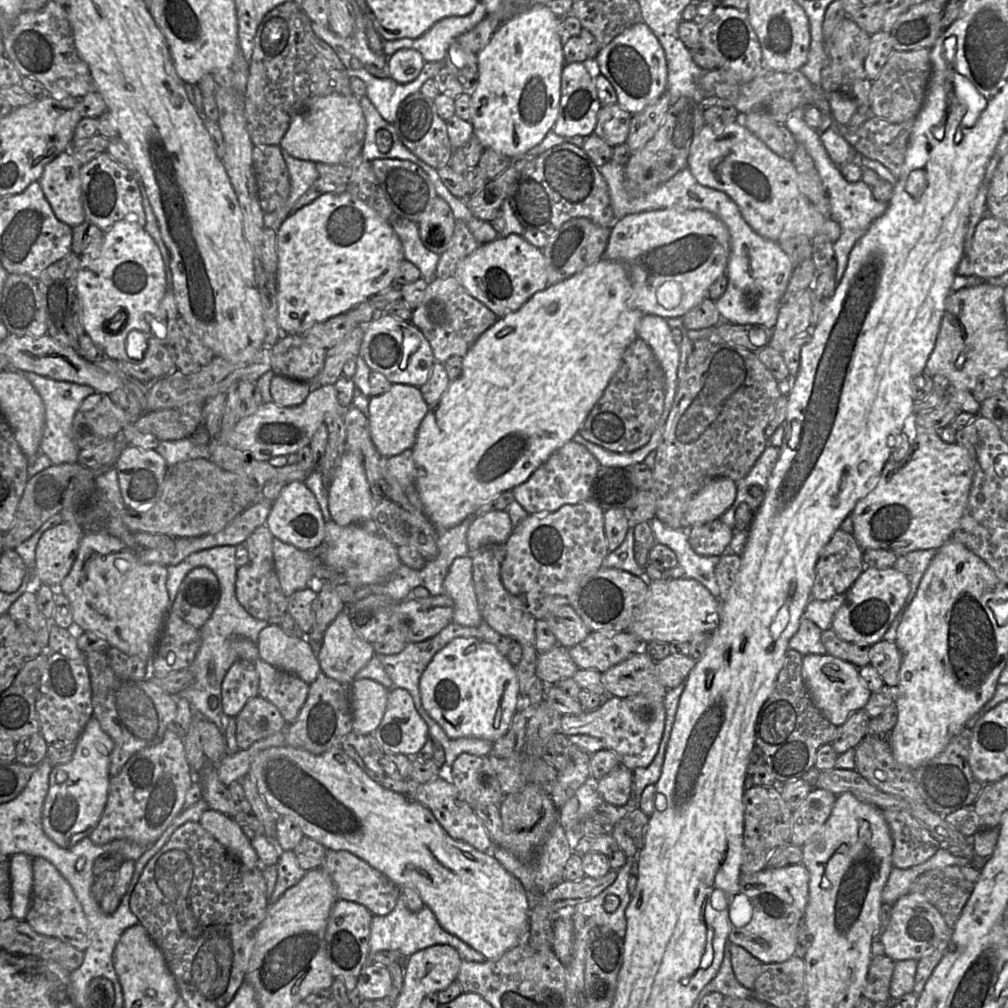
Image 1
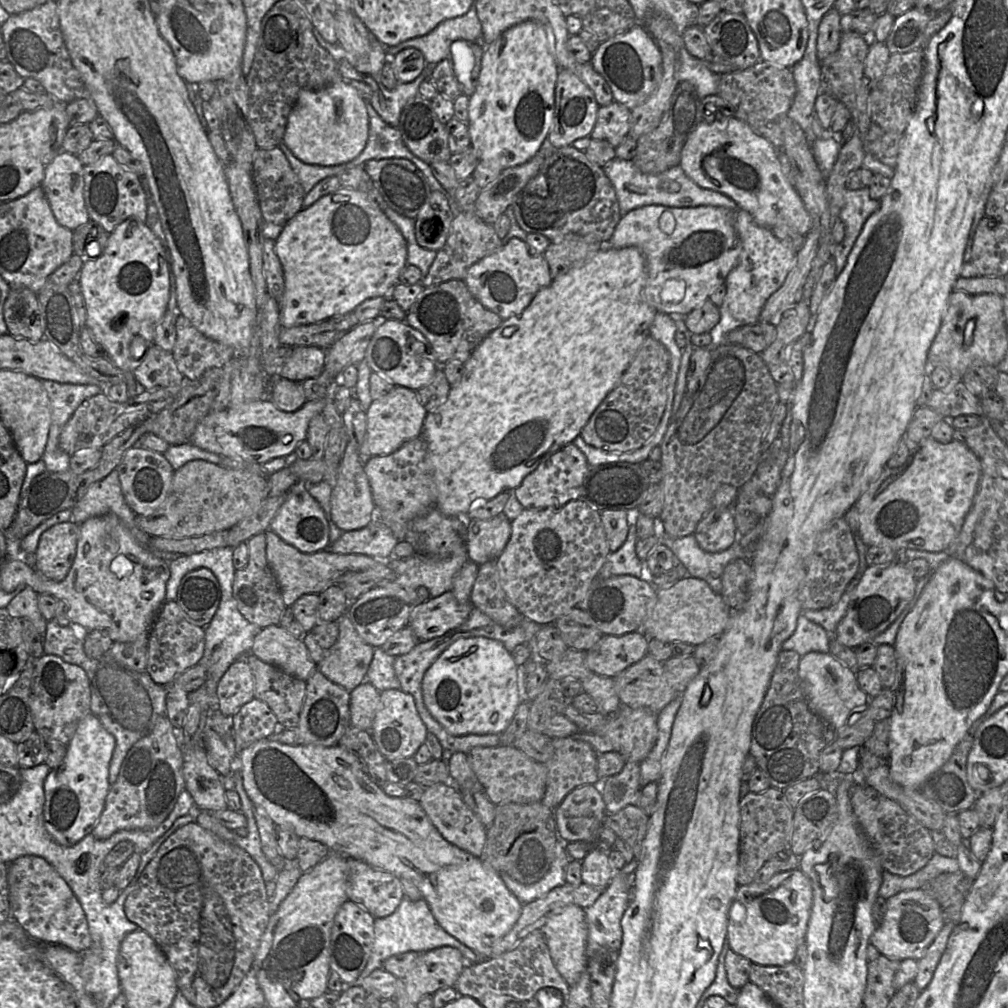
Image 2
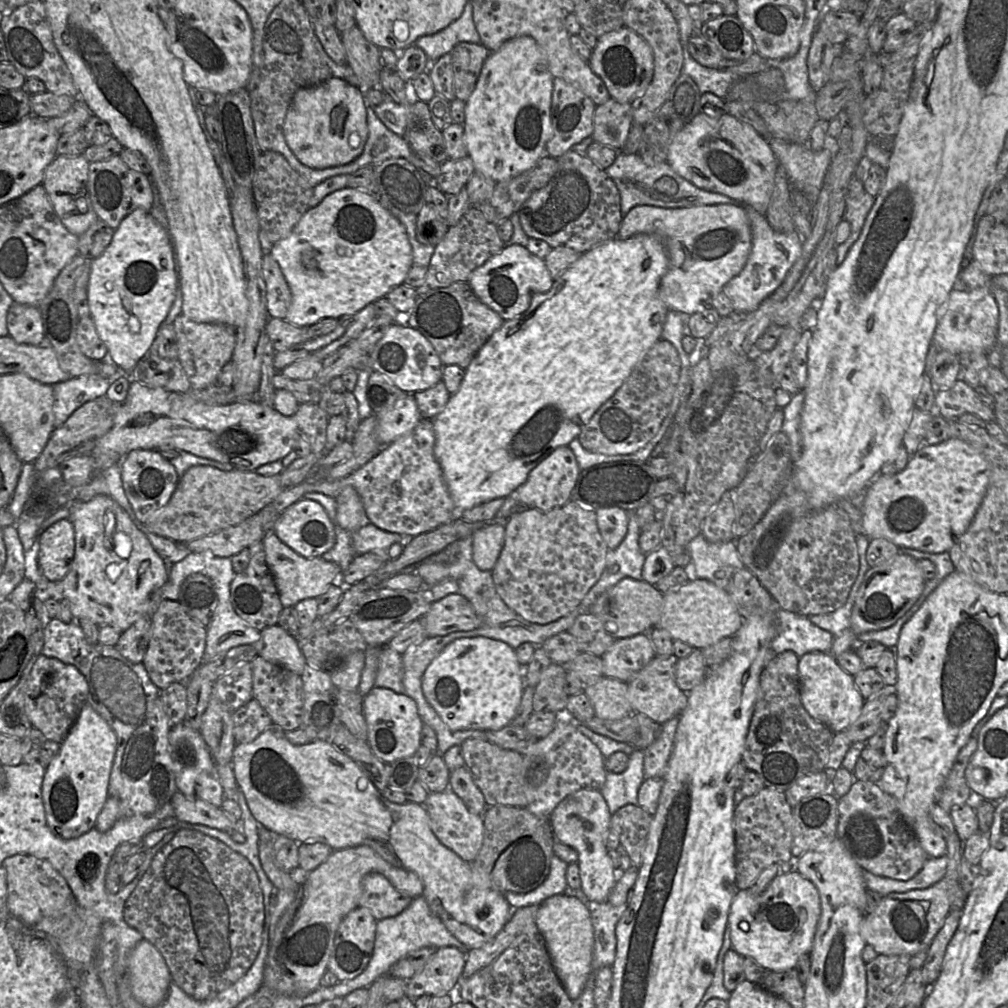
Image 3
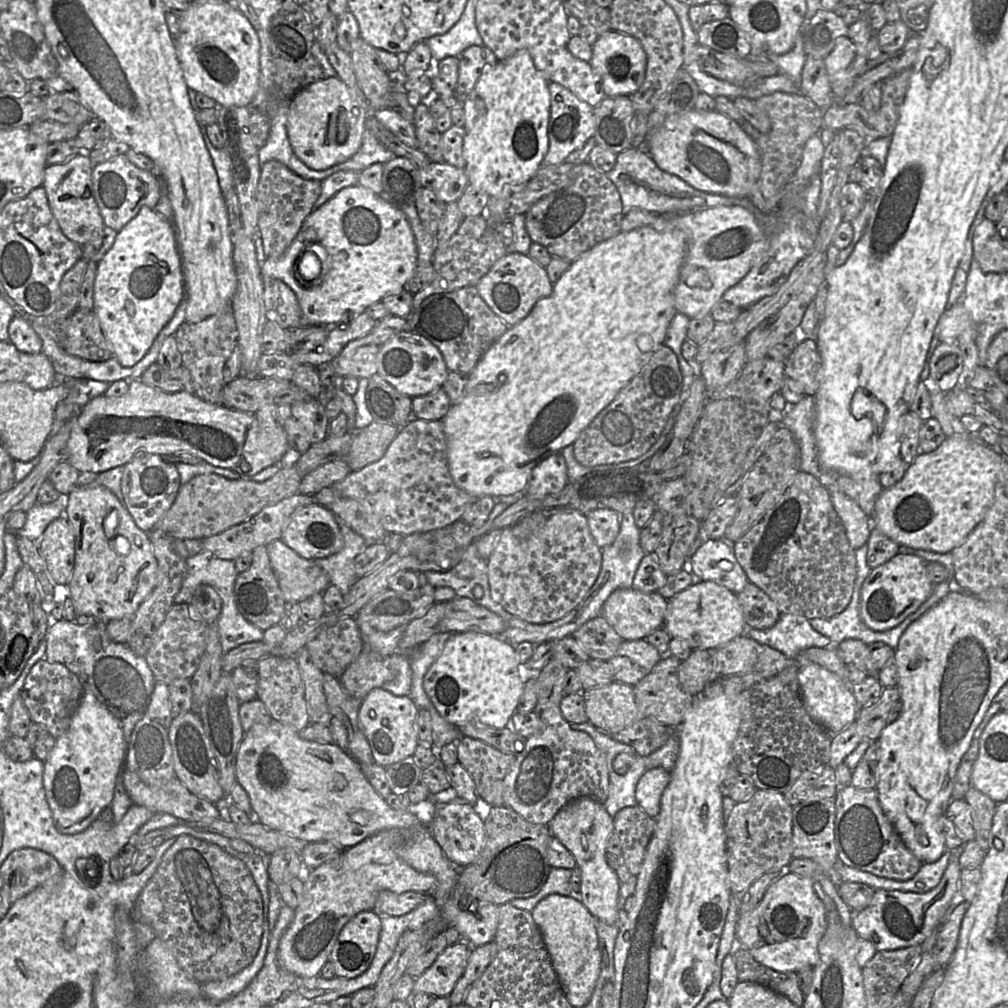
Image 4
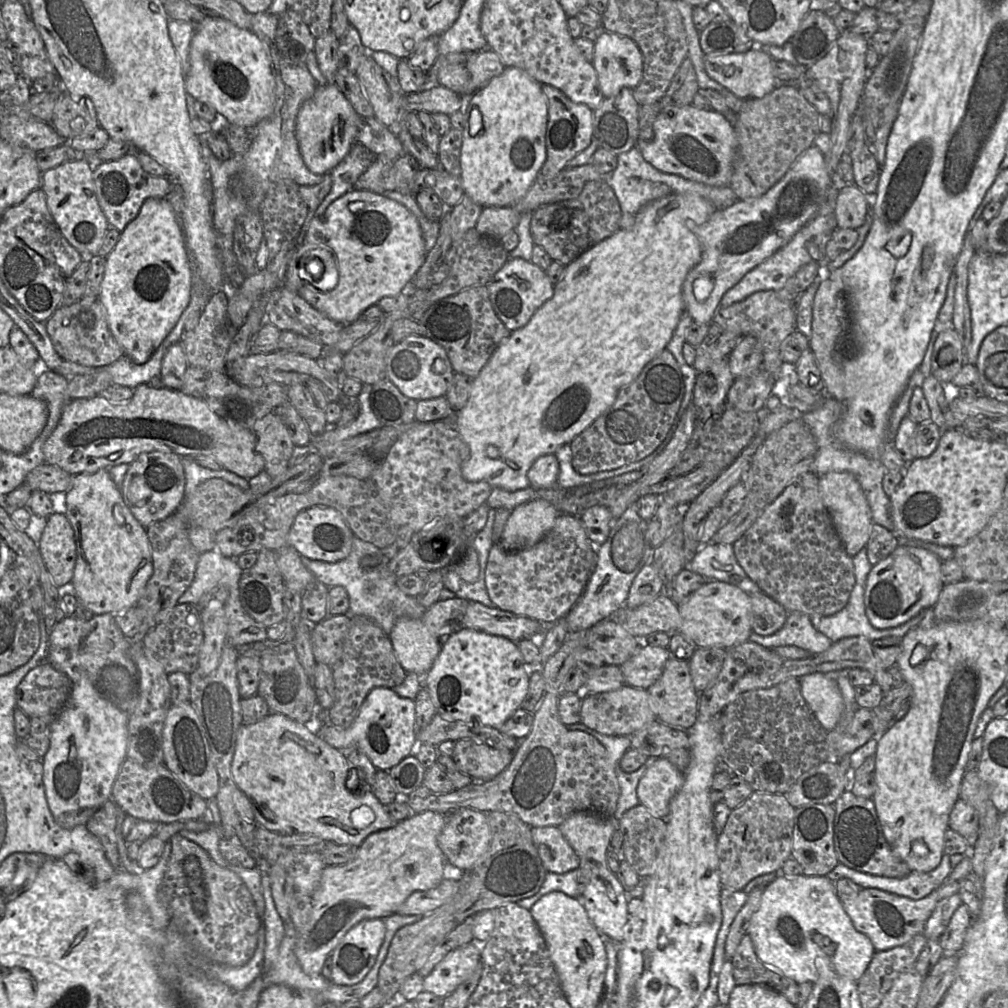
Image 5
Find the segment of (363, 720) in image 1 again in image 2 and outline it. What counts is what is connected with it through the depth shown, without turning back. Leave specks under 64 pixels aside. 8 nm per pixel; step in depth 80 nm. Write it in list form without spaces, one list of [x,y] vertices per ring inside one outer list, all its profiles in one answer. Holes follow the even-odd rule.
[[[364,681],[350,693],[351,726],[370,731],[379,709],[381,692]]]

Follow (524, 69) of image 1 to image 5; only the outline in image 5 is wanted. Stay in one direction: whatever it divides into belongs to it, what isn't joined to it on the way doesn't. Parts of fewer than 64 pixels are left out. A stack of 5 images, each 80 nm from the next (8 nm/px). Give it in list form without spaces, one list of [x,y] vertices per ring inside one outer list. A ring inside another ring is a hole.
[[[506,67],[501,75],[492,78],[485,86],[478,89],[472,96],[464,97],[465,127],[463,130],[463,143],[460,154],[461,181],[465,194],[483,207],[500,206],[509,207],[518,202],[528,192],[546,161],[546,129],[548,122],[548,99],[542,91],[542,84],[533,79],[523,70],[516,67]]]

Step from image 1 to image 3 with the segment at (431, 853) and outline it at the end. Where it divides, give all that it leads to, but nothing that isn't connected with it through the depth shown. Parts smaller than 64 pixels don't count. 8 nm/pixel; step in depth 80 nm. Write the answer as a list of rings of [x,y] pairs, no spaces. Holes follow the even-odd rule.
[[[279,728],[270,729],[263,732],[258,738],[250,743],[236,745],[233,753],[232,767],[239,789],[243,792],[251,813],[254,818],[267,829],[278,835],[284,835],[291,838],[298,843],[325,843],[333,850],[367,845],[391,864],[401,866],[402,868],[415,873],[423,882],[423,896],[426,898],[432,912],[440,918],[448,931],[468,950],[479,948],[492,941],[511,918],[513,908],[509,905],[505,895],[498,890],[490,888],[490,882],[485,881],[481,876],[474,876],[472,864],[461,859],[455,852],[444,846],[435,836],[431,829],[429,816],[424,804],[417,804],[409,801],[403,804],[397,804],[389,801],[375,787],[365,772],[351,758],[341,753],[331,742],[312,741],[305,745],[293,745],[285,737],[284,731]]]

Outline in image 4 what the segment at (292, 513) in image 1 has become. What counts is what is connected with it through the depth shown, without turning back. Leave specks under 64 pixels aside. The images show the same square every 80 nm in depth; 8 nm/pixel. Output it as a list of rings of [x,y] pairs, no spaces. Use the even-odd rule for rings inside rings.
[[[317,503],[301,507],[292,514],[281,540],[308,560],[336,554],[344,545],[336,516]]]

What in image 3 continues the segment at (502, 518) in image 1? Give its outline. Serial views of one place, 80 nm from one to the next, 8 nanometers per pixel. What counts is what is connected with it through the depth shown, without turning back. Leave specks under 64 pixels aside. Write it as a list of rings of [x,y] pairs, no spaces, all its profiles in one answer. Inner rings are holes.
[[[499,519],[478,530],[473,535],[473,561],[483,571],[492,571],[505,541],[507,519]]]

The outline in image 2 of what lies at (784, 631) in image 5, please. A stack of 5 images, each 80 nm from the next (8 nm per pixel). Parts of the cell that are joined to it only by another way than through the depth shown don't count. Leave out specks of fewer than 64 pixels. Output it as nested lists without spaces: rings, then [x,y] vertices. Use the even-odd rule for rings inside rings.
[[[803,613],[797,619],[793,634],[783,642],[781,650],[796,651],[801,657],[809,652],[829,653],[831,635]]]

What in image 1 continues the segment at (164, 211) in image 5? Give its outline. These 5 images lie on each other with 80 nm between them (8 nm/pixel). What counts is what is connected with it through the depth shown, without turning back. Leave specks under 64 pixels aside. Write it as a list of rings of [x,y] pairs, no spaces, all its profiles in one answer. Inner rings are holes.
[[[134,218],[116,222],[104,233],[99,250],[80,255],[76,295],[82,305],[84,330],[112,360],[132,361],[127,349],[130,337],[140,332],[151,335],[151,319],[166,291],[166,272],[159,247]]]

